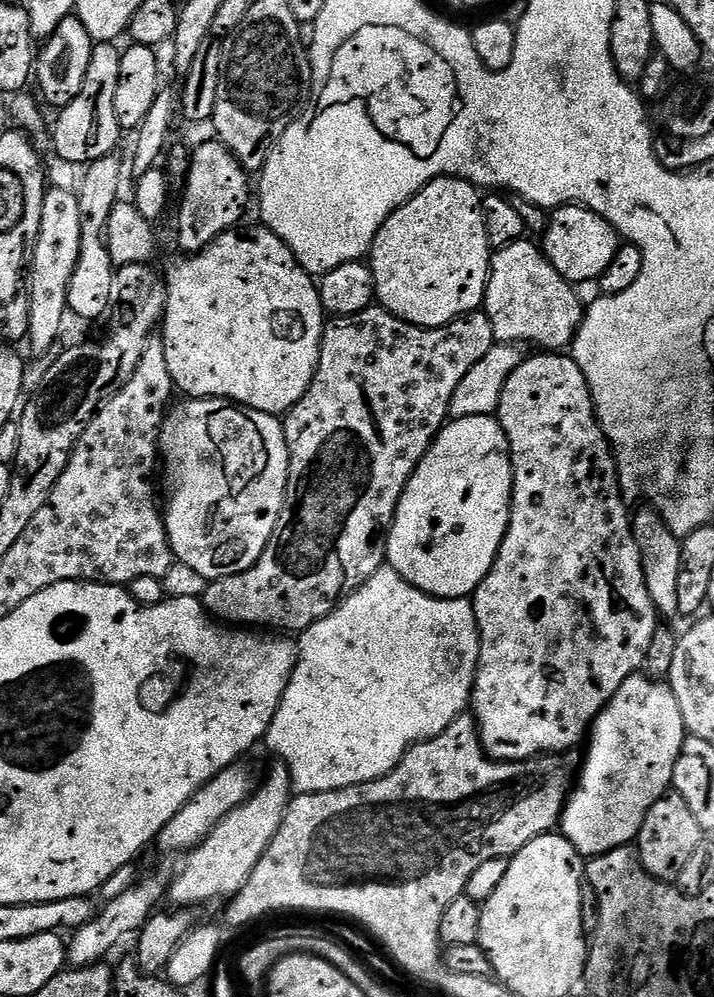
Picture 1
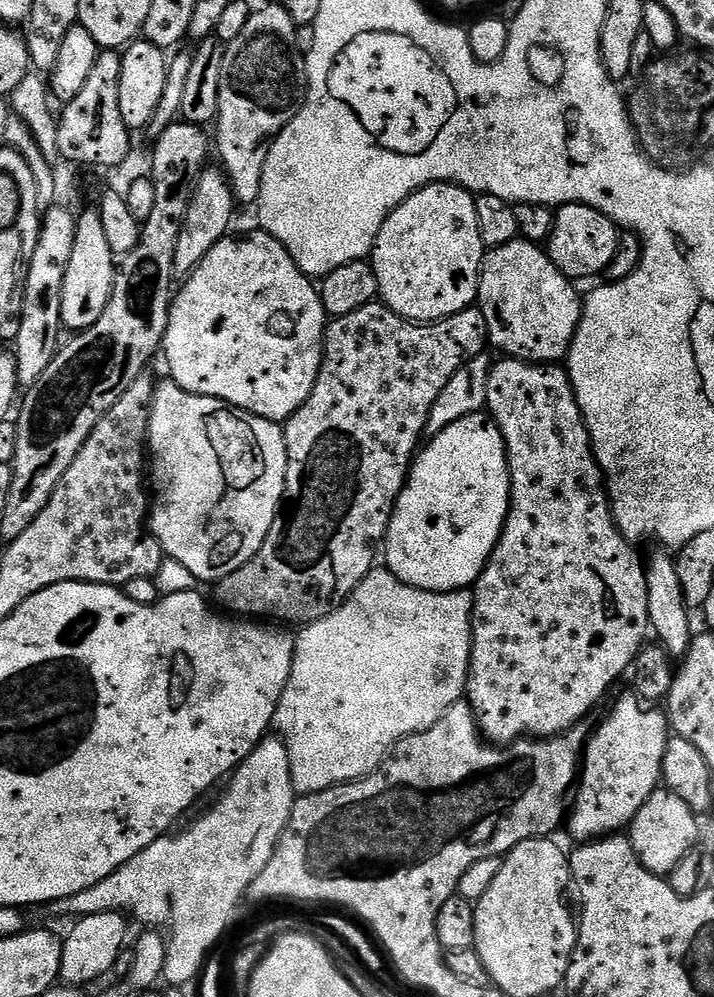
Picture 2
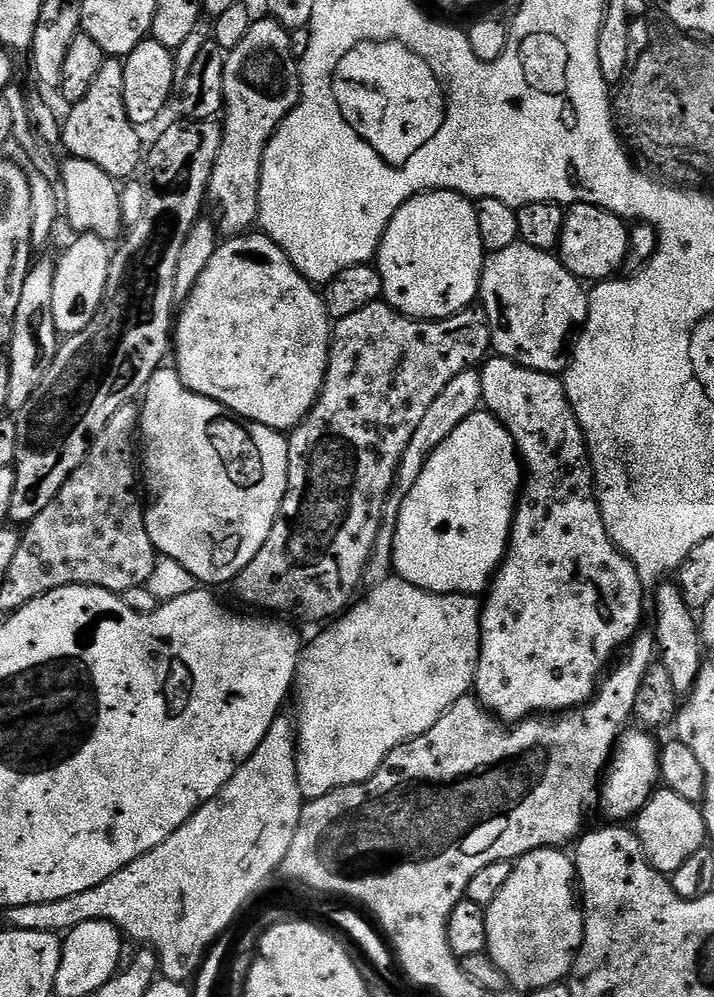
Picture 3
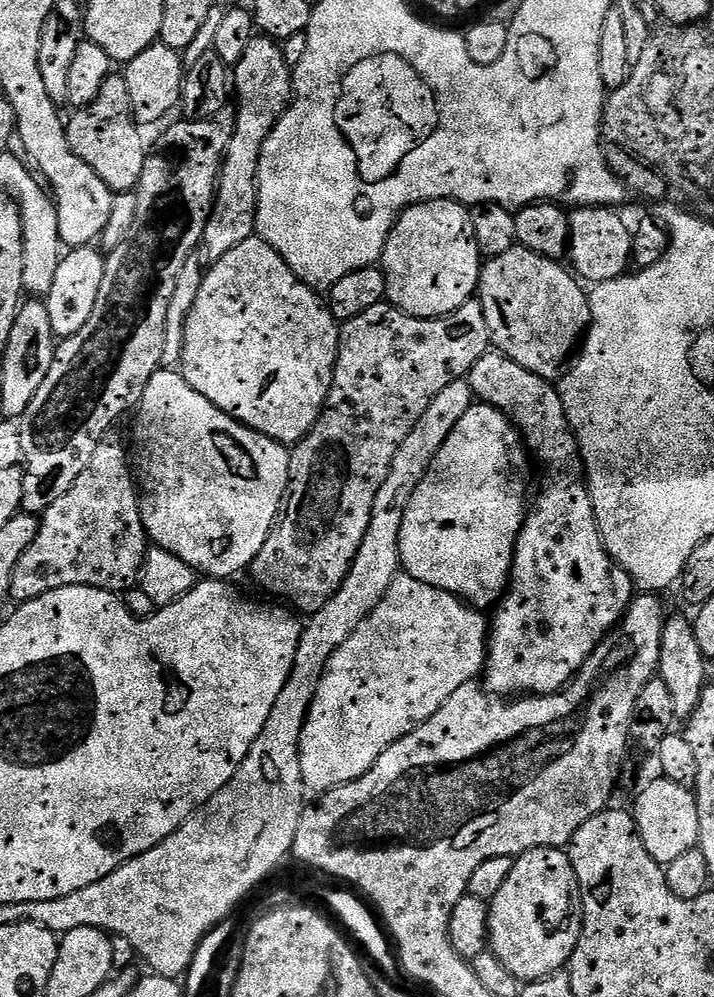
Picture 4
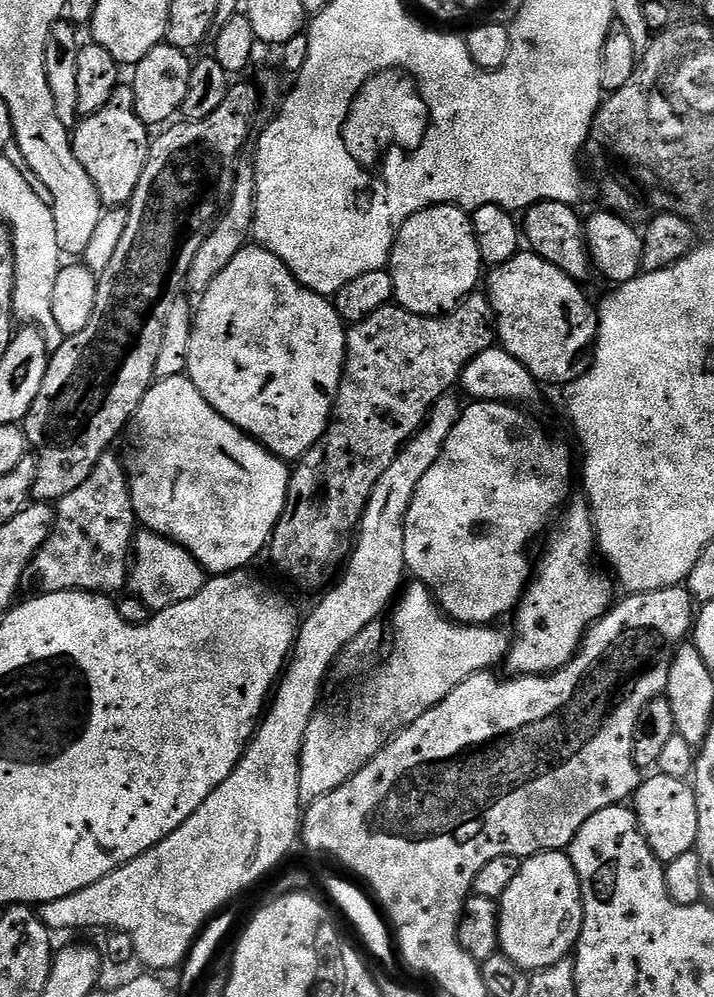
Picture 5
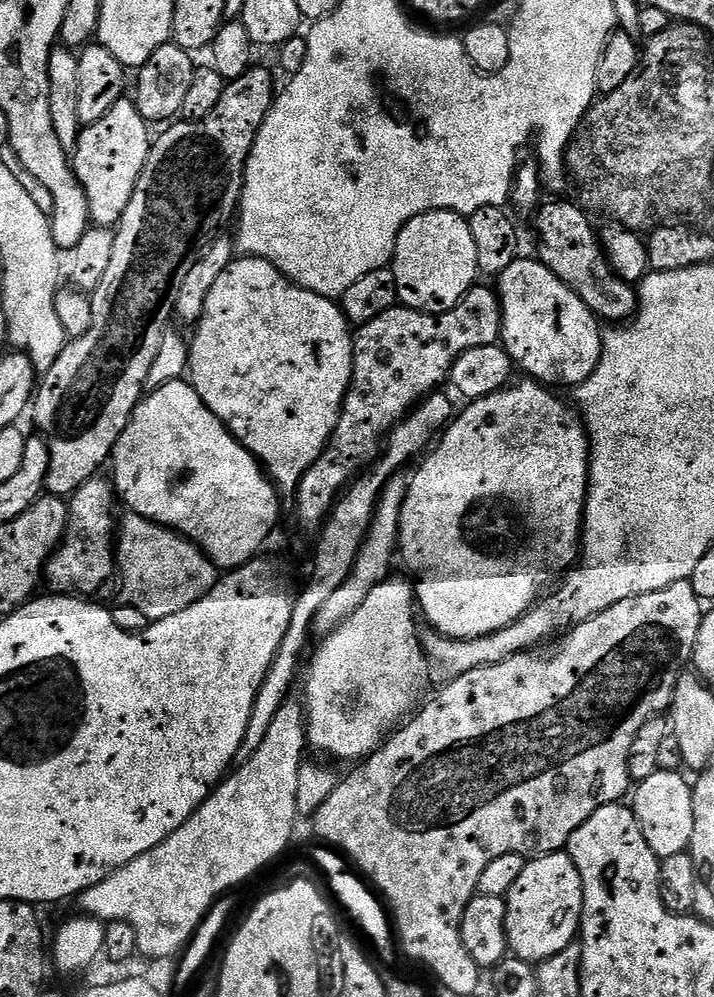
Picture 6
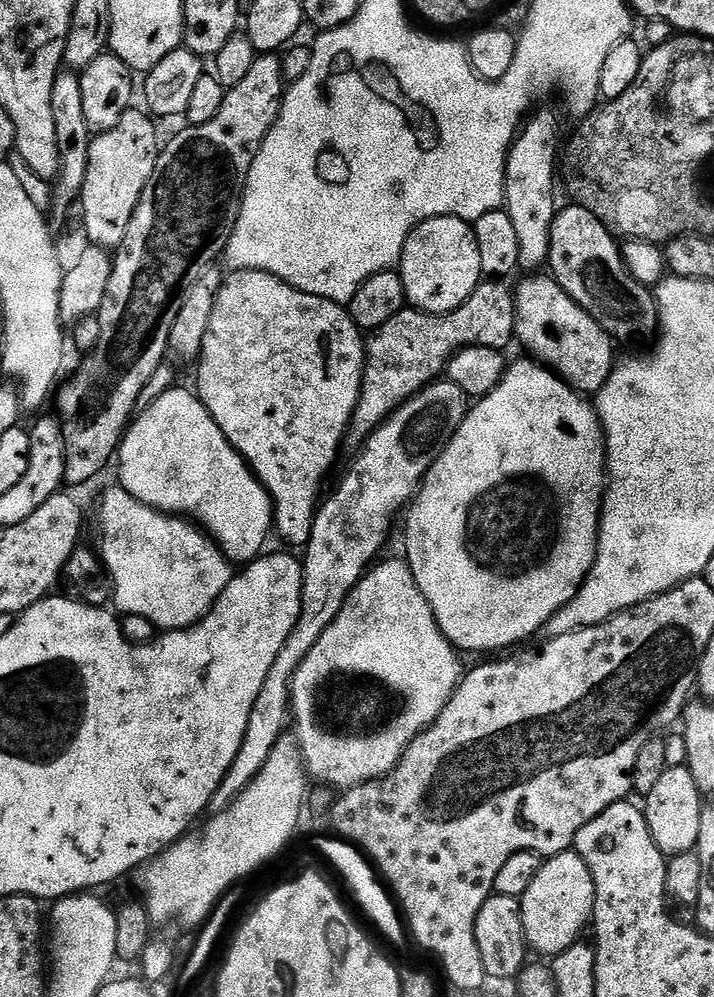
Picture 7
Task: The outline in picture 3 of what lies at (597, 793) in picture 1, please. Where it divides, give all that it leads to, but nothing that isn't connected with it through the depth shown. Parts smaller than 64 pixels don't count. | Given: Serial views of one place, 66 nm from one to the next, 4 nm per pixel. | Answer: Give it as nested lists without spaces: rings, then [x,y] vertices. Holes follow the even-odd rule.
[[[632,726],[622,731],[616,741],[598,793],[598,808],[612,819],[609,821],[631,821],[642,810],[642,806],[646,806],[652,793],[657,791],[660,748],[651,735],[655,736],[651,731]]]

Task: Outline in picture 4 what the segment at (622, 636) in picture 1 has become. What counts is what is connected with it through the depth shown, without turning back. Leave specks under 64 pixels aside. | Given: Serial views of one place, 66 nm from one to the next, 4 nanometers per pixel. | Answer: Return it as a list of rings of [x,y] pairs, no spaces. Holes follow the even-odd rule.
[[[489,350],[482,358],[478,358],[478,362],[474,362],[474,366],[466,379],[468,385],[472,388],[472,395],[477,401],[489,404],[492,408],[497,408],[499,412],[503,412],[516,425],[527,451],[534,457],[535,463],[537,460],[544,467],[545,476],[544,489],[541,490],[540,497],[537,500],[535,497],[530,511],[525,515],[524,525],[520,531],[520,536],[516,540],[516,554],[512,563],[512,575],[508,581],[508,591],[500,597],[498,603],[495,605],[494,613],[496,612],[496,617],[493,615],[490,620],[488,658],[486,661],[486,677],[488,676],[488,680],[486,679],[486,687],[489,692],[505,698],[520,698],[525,694],[551,696],[559,693],[561,688],[565,688],[576,677],[580,667],[590,658],[592,651],[604,641],[605,636],[628,613],[628,608],[634,599],[634,585],[628,576],[628,571],[606,550],[604,539],[598,530],[594,506],[588,493],[584,462],[580,459],[580,445],[576,443],[576,434],[572,431],[572,425],[568,422],[568,415],[562,406],[562,398],[560,397],[557,385],[551,380],[544,380],[538,374],[534,374],[530,370],[518,366],[518,362],[514,362],[499,350]]]

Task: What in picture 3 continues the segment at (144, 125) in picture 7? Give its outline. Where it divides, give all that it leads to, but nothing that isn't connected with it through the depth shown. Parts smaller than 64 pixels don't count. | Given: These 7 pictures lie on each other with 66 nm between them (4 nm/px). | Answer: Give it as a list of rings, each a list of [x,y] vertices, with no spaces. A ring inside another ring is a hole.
[[[105,59],[90,90],[86,90],[86,98],[71,105],[67,109],[68,117],[62,120],[62,145],[68,151],[67,155],[77,160],[94,162],[94,166],[106,170],[106,174],[110,174],[117,182],[135,177],[136,167],[142,164],[141,133],[126,114],[125,79],[123,59]]]

